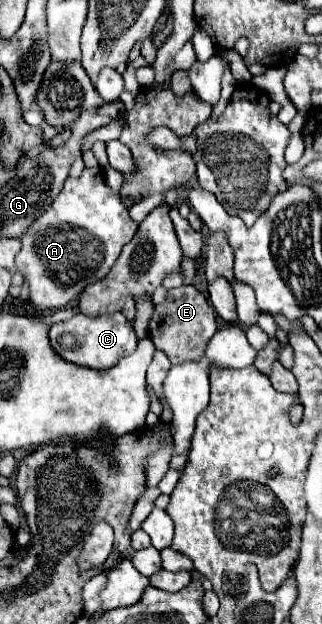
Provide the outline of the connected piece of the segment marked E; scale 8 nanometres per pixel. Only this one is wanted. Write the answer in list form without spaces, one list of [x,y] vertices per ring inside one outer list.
[[[181,285],[167,293],[167,299],[155,307],[153,319],[149,325],[149,337],[153,339],[155,347],[169,357],[171,365],[199,361],[215,331],[217,331],[215,309],[207,303],[203,293],[187,285]]]

